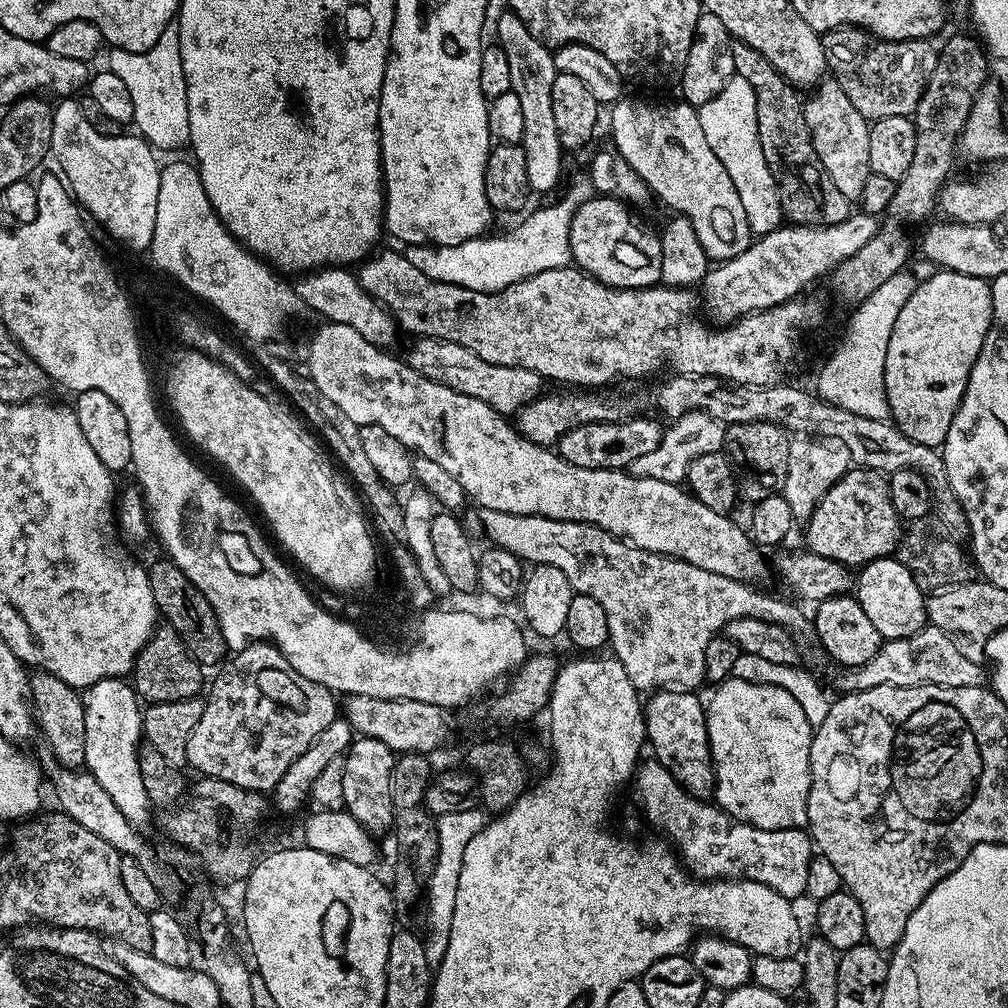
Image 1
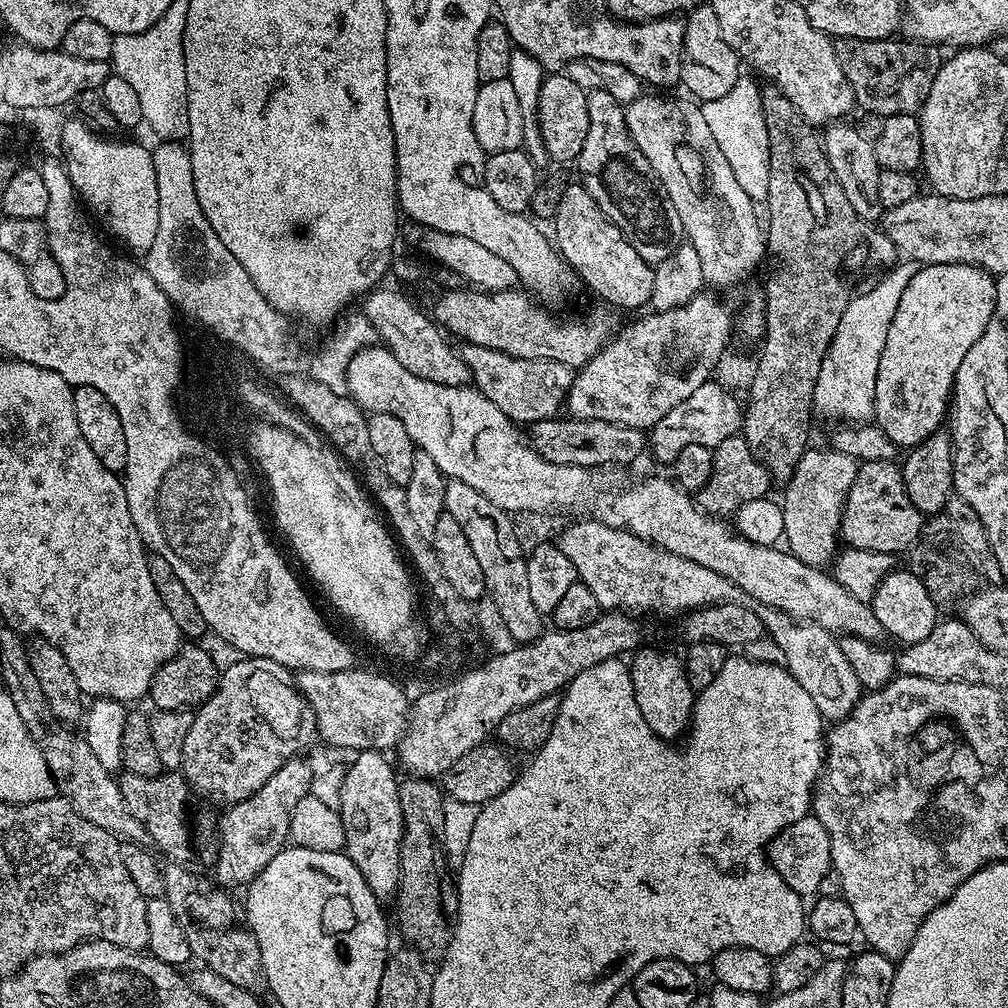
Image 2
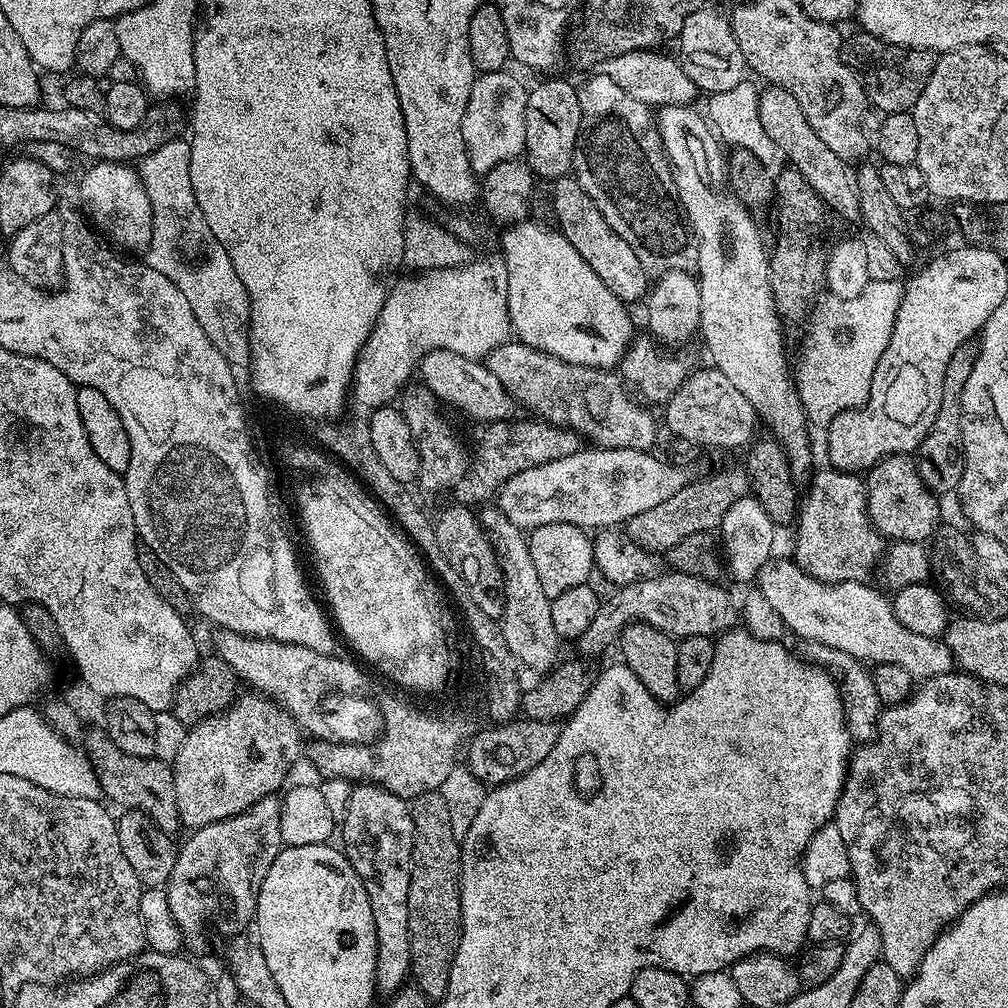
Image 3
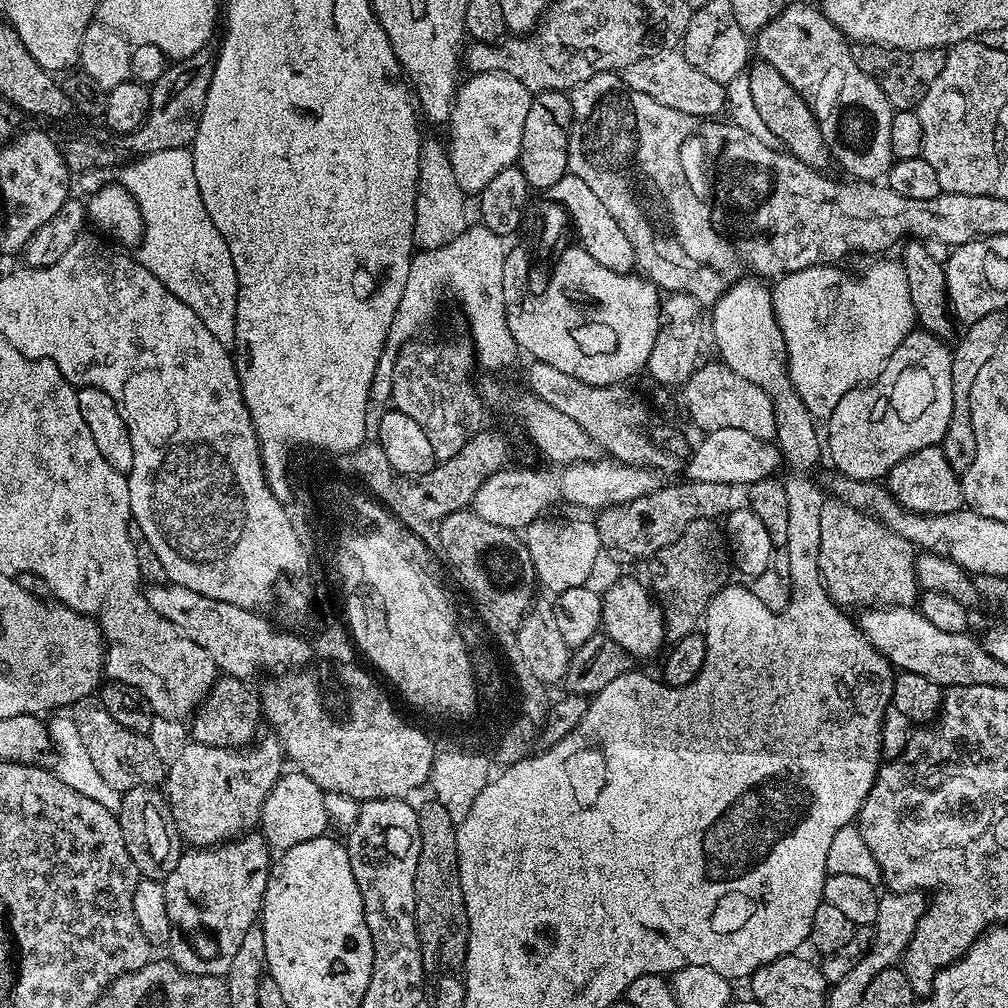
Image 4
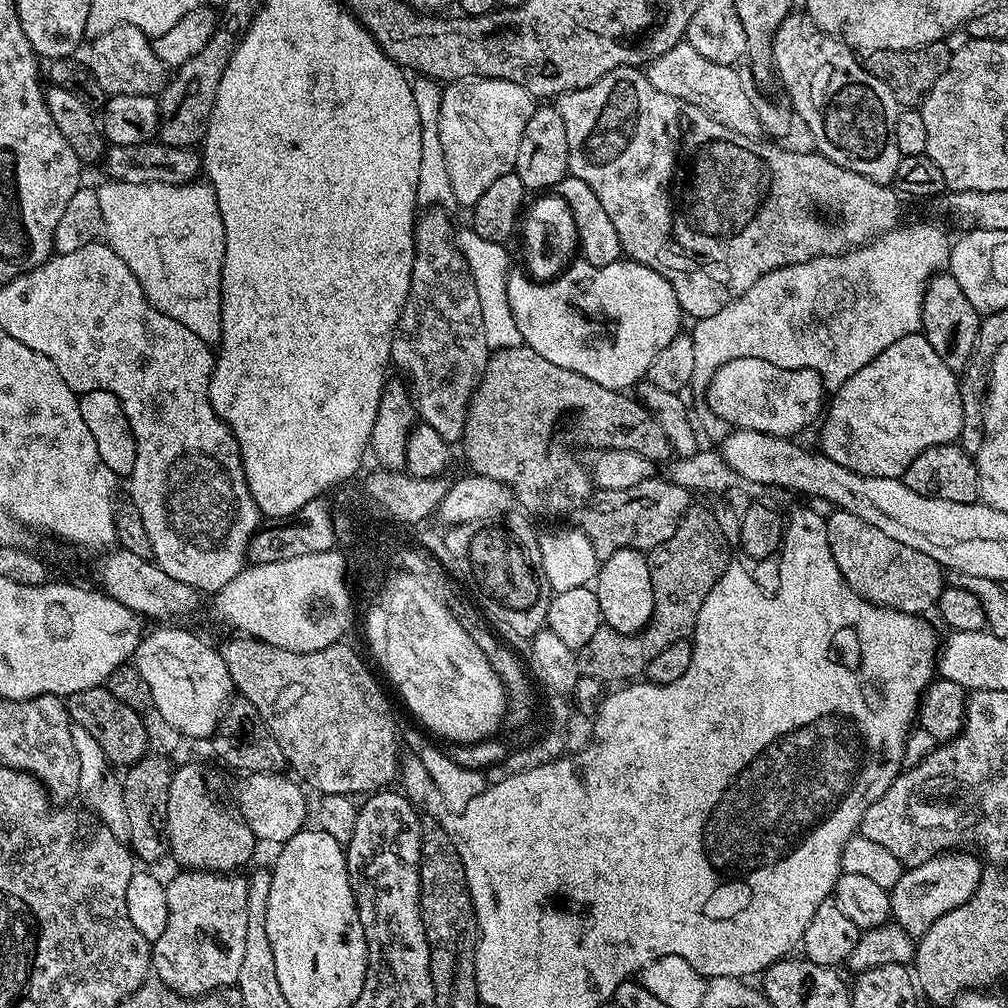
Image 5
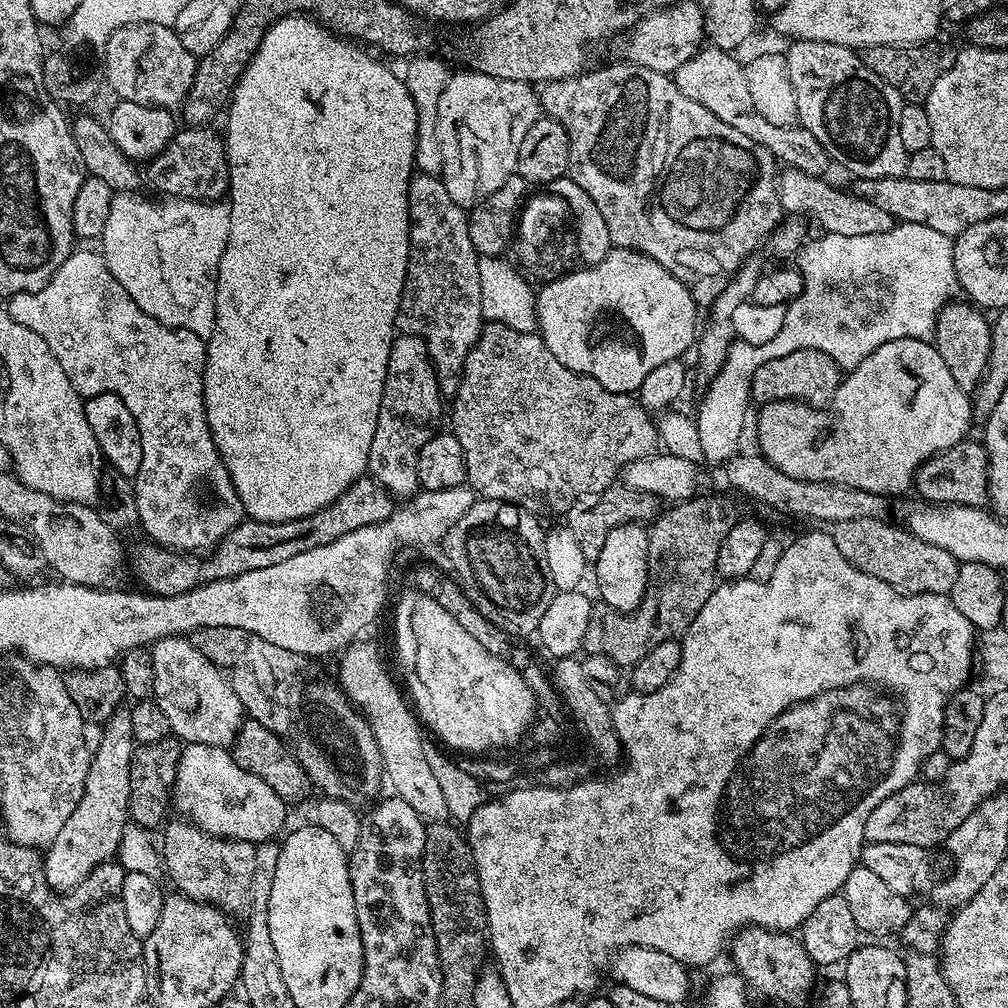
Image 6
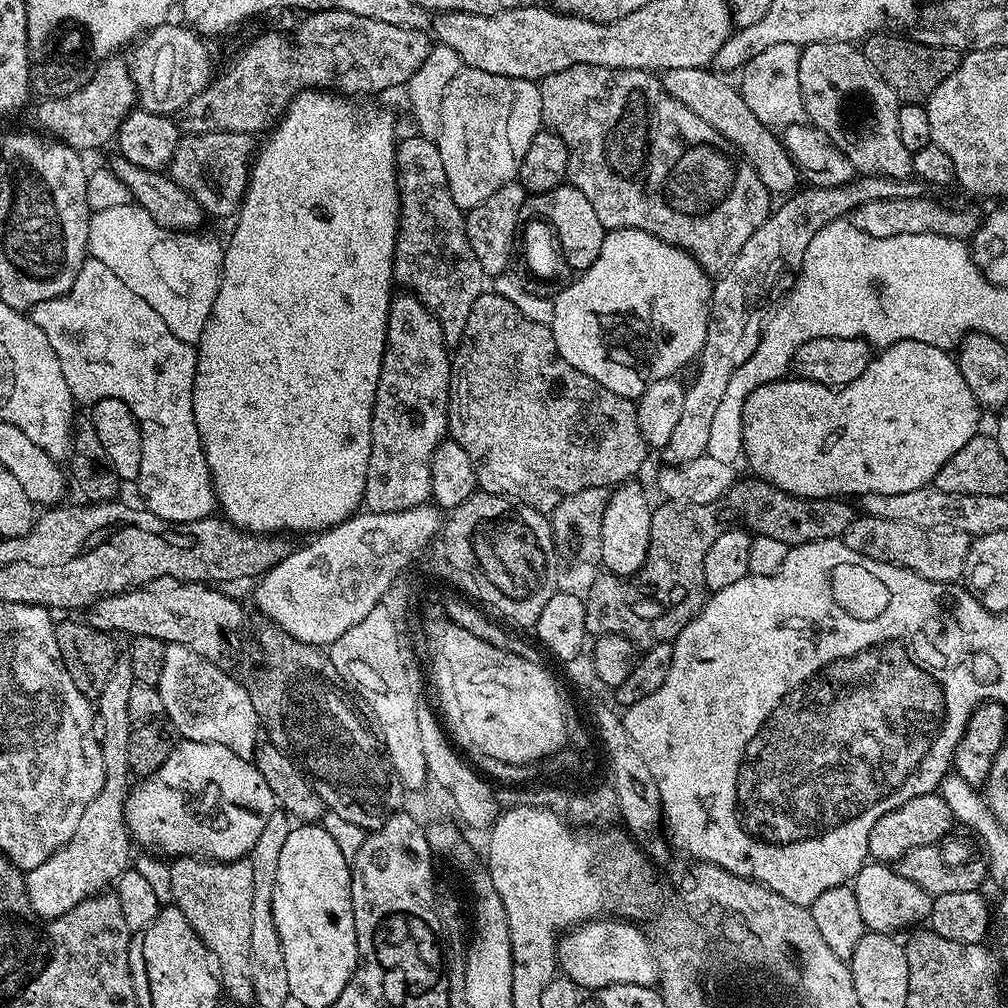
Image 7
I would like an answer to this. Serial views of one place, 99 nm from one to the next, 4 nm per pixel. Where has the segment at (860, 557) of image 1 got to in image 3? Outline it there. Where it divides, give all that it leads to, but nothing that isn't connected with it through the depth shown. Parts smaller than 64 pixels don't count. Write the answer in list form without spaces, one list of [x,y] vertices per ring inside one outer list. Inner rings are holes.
[[[911,455],[887,456],[886,459],[878,461],[875,466],[868,469],[866,495],[868,498],[868,516],[872,520],[872,525],[880,531],[881,536],[889,541],[919,540],[924,542],[941,527],[940,504],[936,501],[939,500],[937,493],[930,491],[922,482],[920,472],[916,468],[916,461]]]

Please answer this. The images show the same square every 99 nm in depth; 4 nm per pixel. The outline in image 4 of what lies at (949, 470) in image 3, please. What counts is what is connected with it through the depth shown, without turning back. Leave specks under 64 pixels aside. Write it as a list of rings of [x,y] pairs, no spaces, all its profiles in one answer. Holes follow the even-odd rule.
[[[988,312],[980,316],[964,332],[964,337],[957,342],[956,348],[951,349],[950,362],[950,390],[954,394],[954,410],[950,414],[950,426],[946,426],[944,439],[940,441],[939,448],[946,454],[946,462],[957,474],[970,470],[974,463],[974,450],[978,446],[974,443],[974,422],[970,419],[970,390],[974,386],[974,378],[978,378],[982,366],[994,358],[996,347],[1002,342],[1006,334],[1004,316],[1000,312]]]

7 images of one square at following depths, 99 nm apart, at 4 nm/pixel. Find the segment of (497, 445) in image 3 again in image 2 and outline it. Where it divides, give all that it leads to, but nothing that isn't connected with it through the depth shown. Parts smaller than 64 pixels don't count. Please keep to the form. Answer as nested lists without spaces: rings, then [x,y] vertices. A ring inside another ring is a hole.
[[[553,418],[534,421],[526,436],[532,449],[546,458],[546,462],[554,462],[558,466],[578,466],[585,470],[604,468],[607,464],[632,464],[646,452],[646,436],[641,429],[601,420]]]

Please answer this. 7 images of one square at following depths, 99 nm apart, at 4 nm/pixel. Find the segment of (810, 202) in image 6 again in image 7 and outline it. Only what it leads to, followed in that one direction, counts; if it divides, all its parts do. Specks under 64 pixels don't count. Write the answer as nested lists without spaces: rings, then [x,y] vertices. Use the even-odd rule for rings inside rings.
[[[711,67],[669,68],[662,76],[665,90],[674,99],[682,102],[682,106],[694,110],[694,114],[698,114],[702,122],[714,126],[714,130],[718,130],[722,138],[729,140],[732,147],[752,163],[768,193],[791,193],[797,187],[798,171],[795,162],[784,148],[781,137],[764,121],[758,119],[750,106],[746,106],[739,87],[735,83],[727,84],[724,80],[727,79]],[[927,195],[914,198],[882,198],[879,202],[862,202],[851,213],[850,222],[874,238],[894,238],[898,234],[942,234],[946,238],[967,241],[980,227],[981,213],[972,208],[950,208],[930,200]]]

